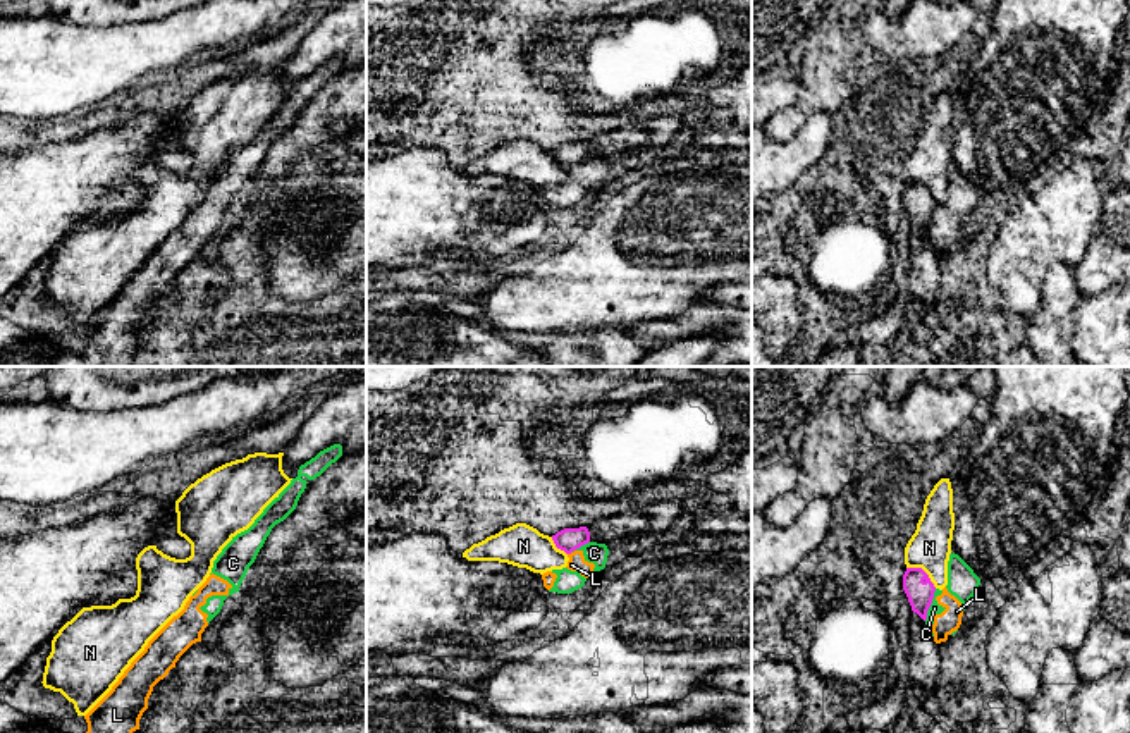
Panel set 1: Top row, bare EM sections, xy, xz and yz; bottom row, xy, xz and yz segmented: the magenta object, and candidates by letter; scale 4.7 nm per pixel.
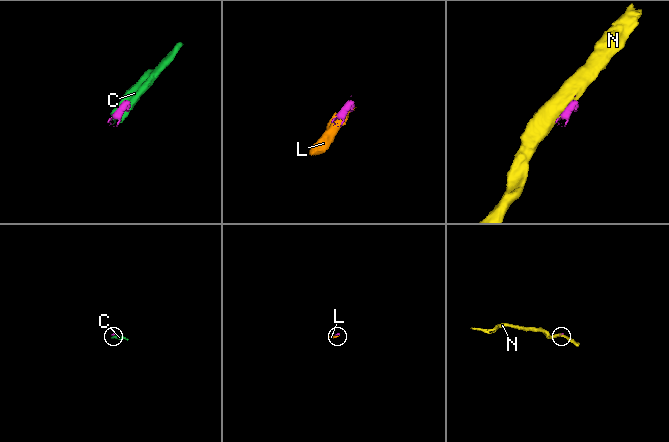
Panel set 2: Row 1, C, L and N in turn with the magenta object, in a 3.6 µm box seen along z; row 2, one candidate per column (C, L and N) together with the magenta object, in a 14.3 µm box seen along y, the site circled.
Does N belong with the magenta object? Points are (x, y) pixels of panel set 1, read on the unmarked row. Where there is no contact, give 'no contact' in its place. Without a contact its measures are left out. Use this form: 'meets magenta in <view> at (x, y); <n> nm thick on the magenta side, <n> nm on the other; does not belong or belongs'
meets magenta in yz at (924, 186); 120 nm thick on the magenta side, 200 nm on the other; does not belong

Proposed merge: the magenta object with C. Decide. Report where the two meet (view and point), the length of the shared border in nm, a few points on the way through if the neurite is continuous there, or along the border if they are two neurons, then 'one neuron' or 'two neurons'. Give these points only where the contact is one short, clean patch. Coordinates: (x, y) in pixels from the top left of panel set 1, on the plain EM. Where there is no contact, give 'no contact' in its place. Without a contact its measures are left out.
contact yz (931, 217); length 160 nm; border yz (936, 203), (924, 234); two neurons

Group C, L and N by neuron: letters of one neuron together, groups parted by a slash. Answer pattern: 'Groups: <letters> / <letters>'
Groups: C L / N

